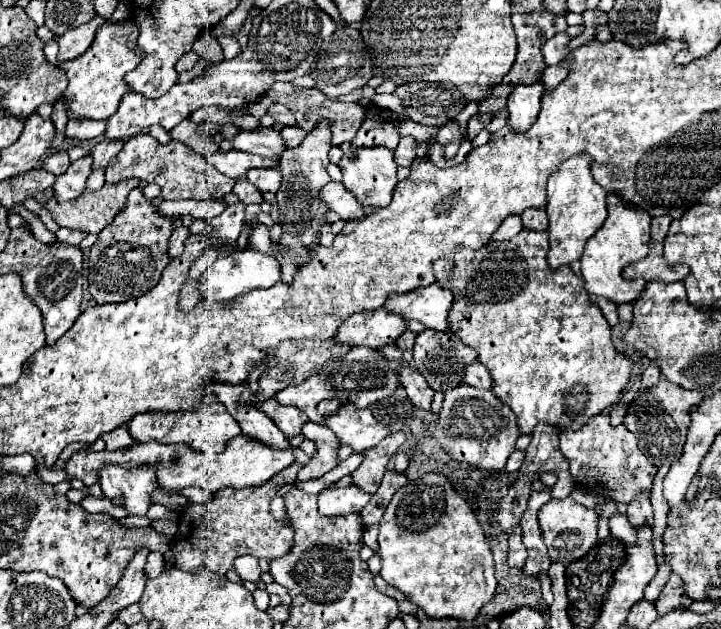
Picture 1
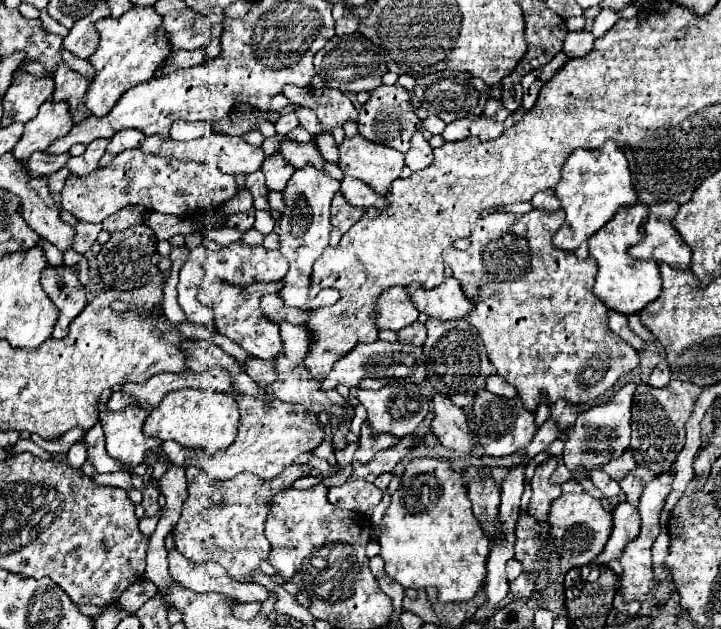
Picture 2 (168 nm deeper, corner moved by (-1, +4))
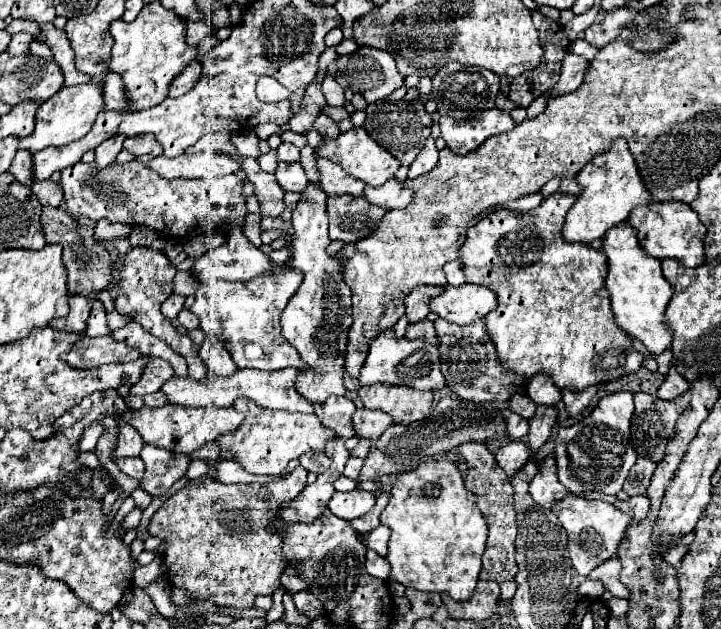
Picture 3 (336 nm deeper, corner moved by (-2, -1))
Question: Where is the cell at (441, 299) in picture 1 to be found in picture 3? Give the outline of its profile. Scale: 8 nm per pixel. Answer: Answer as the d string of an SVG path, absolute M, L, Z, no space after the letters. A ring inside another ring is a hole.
M475 284L447 286L443 296L437 296L431 302L433 312L437 312L447 322L461 326L481 320L495 306L497 306L497 296L489 288Z

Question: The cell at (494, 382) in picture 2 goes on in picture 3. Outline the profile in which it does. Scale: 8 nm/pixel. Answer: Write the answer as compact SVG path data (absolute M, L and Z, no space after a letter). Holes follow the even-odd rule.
M527 394L511 398L511 400L509 400L509 406L511 406L513 412L517 412L517 414L519 414L521 418L525 418L525 420L533 418L533 416L535 416L535 410L537 410L537 404L535 404Z

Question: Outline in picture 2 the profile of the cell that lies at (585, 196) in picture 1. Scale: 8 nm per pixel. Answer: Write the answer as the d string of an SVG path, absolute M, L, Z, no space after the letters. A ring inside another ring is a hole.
M606 141L600 149L576 149L562 167L562 179L556 187L560 209L566 213L566 221L554 235L552 243L558 249L574 251L580 243L588 241L600 227L604 227L622 205L638 201L632 189L632 177L628 161L614 141Z

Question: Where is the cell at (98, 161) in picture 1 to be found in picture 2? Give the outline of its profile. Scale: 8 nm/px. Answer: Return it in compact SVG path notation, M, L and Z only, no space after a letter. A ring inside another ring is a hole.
M122 129L122 131L118 131L118 133L110 139L106 151L112 153L112 155L118 155L118 153L122 153L124 149L138 147L144 139L146 139L146 135L142 135L140 131L134 131L134 129Z

